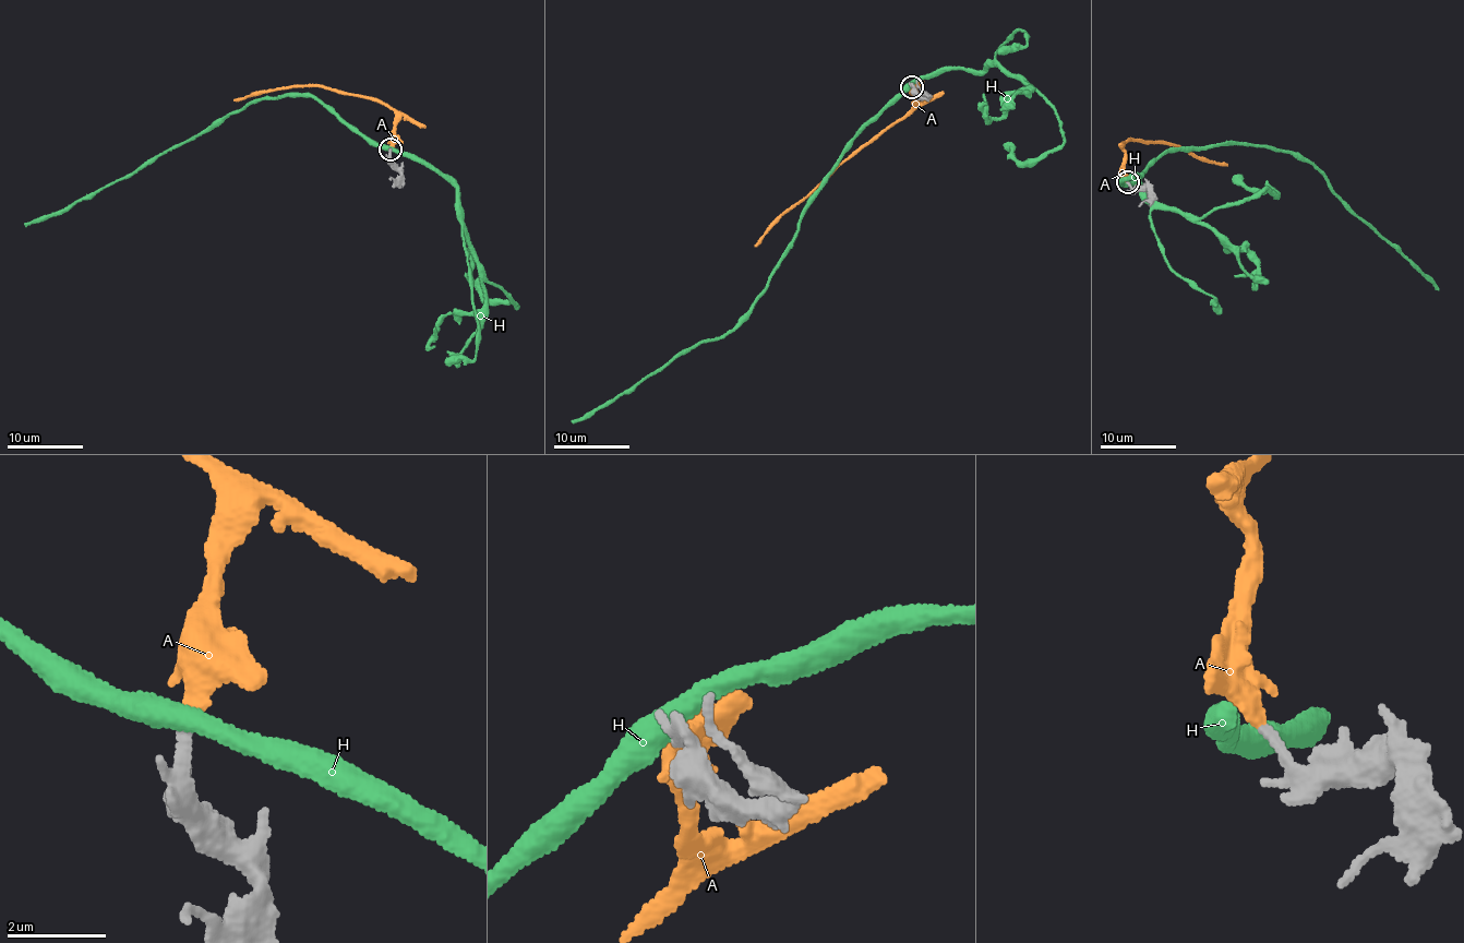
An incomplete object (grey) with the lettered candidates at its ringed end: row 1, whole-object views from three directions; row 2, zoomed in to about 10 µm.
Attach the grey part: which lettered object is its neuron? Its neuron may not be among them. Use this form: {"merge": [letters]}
{"merge": ["A"]}

